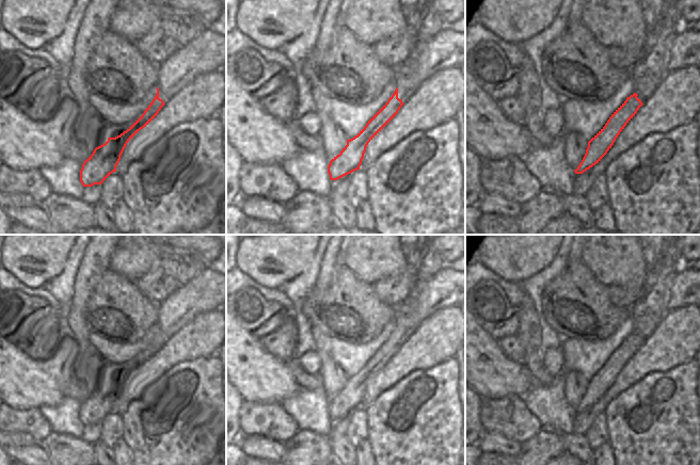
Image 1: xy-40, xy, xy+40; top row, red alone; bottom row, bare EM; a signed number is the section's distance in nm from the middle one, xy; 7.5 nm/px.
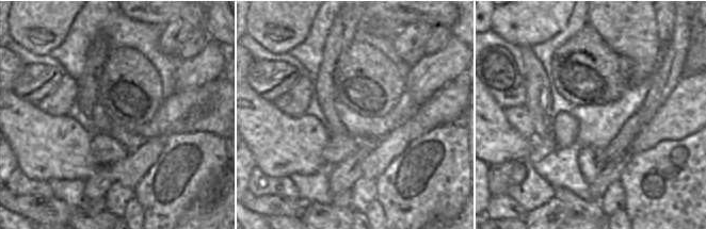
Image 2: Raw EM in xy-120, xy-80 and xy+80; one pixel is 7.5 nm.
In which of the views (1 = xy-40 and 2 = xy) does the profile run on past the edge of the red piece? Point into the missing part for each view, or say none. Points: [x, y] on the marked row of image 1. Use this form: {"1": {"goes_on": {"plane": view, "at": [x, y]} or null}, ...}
{"1": {"goes_on": {"plane": "xy-40", "at": [207, 52]}}, "2": {"goes_on": {"plane": "xy", "at": [447, 48]}}}

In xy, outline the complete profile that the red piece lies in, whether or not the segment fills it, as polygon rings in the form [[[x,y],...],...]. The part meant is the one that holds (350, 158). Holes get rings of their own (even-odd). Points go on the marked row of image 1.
[[[445,27],[421,45],[414,65],[403,63],[396,68],[396,90],[387,102],[368,121],[328,166],[331,180],[337,180],[360,170],[368,143],[396,116],[417,87],[433,74],[460,67],[465,62],[465,33]]]

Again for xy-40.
[[[209,29],[202,31],[166,61],[157,65],[157,94],[144,113],[123,133],[96,147],[83,162],[80,181],[83,187],[101,185],[121,160],[127,143],[159,113],[161,108],[196,76],[216,71],[226,61],[226,37]]]

